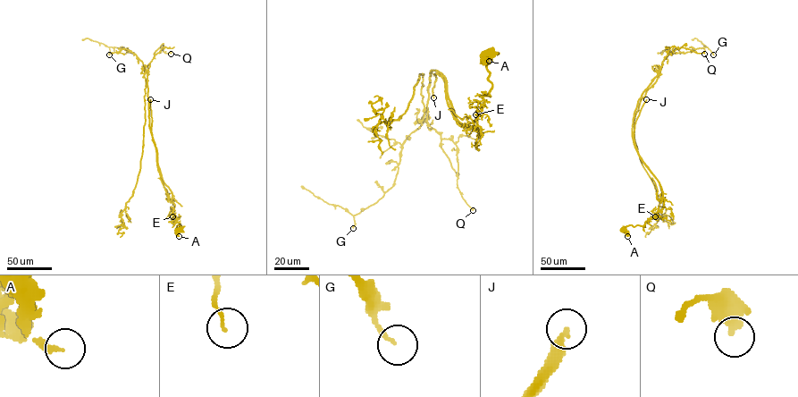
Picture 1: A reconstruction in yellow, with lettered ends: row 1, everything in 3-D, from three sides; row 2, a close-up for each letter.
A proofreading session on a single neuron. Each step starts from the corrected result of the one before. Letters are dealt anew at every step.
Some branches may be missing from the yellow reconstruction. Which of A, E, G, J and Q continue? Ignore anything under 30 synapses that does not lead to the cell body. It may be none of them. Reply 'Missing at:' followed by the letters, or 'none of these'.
Missing at: J

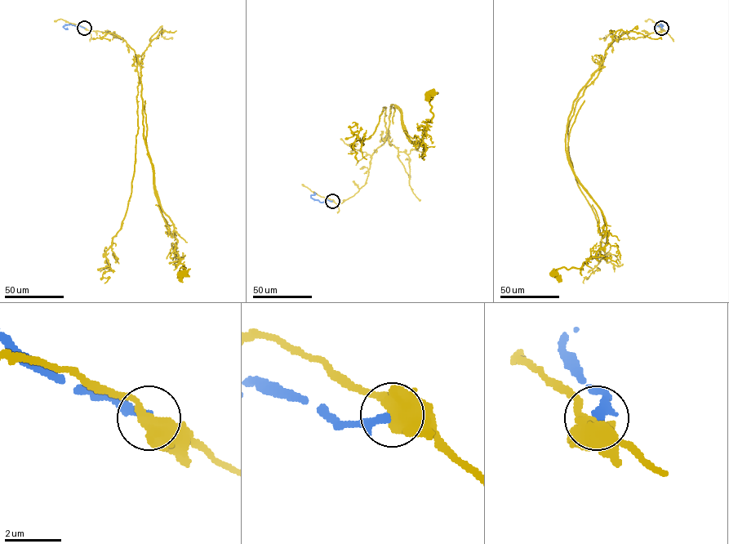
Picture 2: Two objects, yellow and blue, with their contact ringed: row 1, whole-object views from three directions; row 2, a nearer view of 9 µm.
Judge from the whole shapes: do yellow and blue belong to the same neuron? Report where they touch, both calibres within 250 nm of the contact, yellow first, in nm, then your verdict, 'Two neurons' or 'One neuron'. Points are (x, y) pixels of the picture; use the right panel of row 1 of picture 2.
Place: (661, 28). Thickness 500 nm (yellow) against 300 nm. Two neurons

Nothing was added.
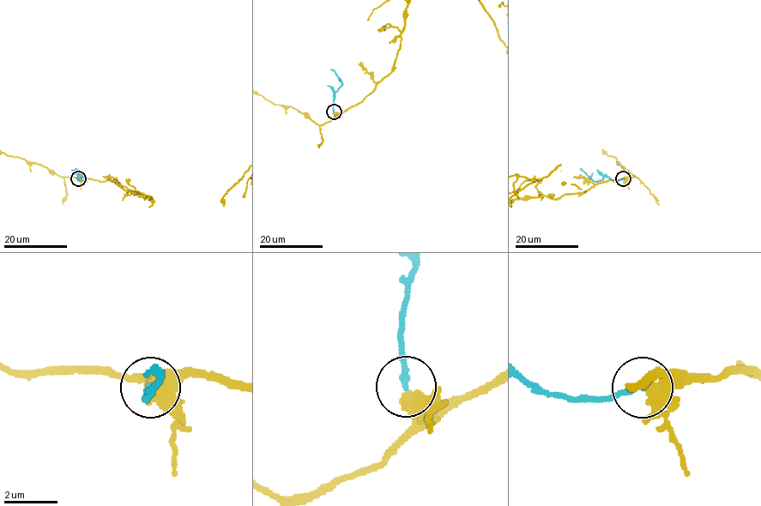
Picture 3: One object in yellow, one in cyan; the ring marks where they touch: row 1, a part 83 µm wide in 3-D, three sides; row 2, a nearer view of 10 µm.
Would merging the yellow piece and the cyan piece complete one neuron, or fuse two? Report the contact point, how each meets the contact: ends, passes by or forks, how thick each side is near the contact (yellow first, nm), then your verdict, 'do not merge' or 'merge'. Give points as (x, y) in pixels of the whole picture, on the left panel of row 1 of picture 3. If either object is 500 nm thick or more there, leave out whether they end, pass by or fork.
place (78, 178); yellow passes by; cyan ends; calibres 440 and 240 nm; merge

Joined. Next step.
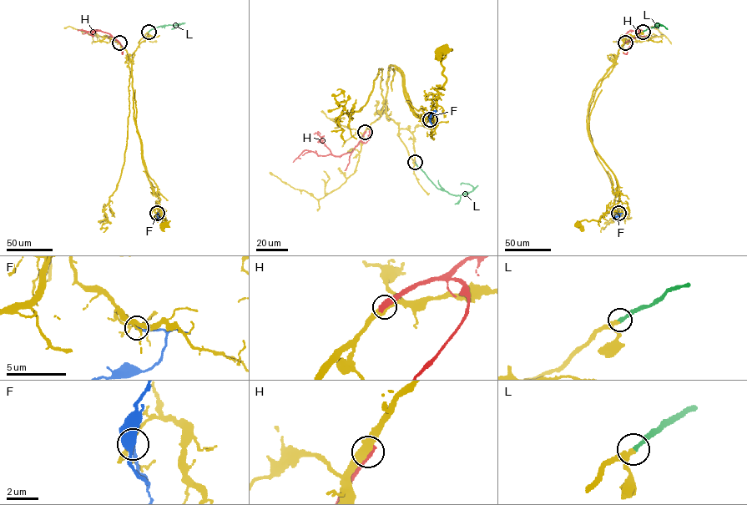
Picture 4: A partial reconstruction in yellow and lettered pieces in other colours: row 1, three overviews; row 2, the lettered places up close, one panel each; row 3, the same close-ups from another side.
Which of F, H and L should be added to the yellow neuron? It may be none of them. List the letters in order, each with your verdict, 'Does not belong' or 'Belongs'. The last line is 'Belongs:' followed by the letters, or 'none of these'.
F: Does not belong
H: Does not belong
L: Belongs
Belongs: L

